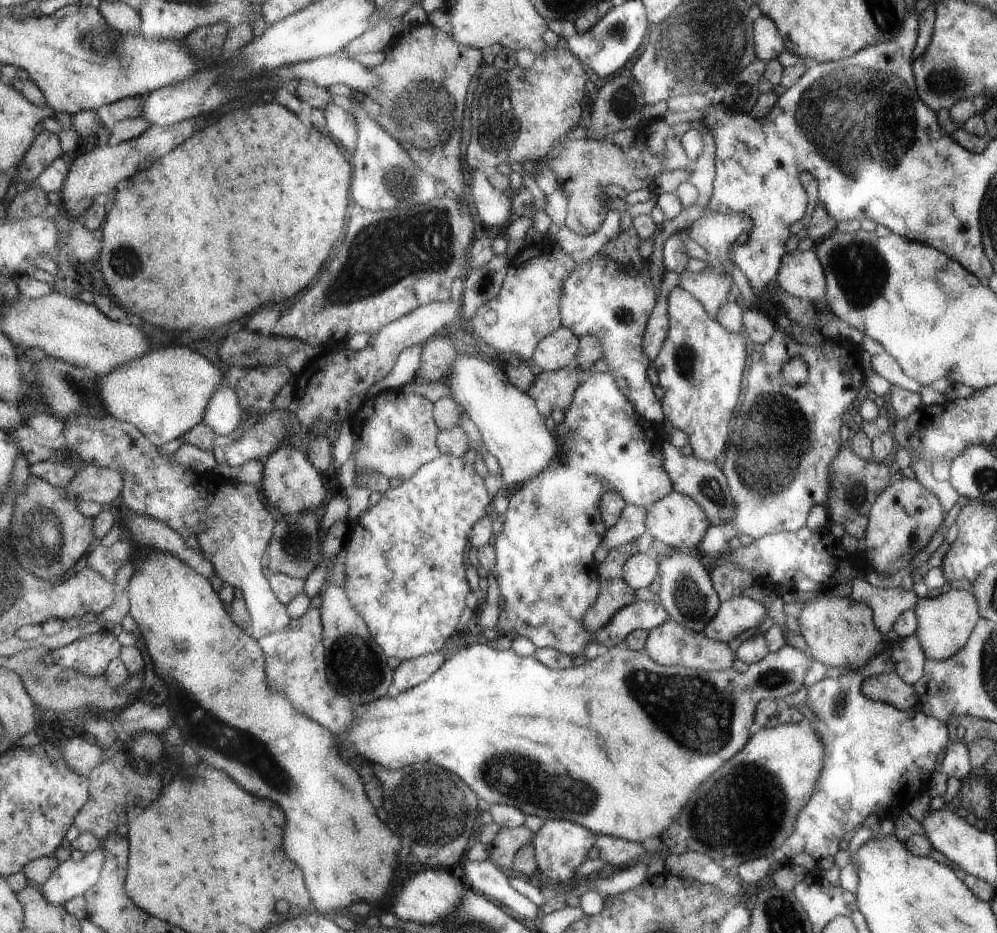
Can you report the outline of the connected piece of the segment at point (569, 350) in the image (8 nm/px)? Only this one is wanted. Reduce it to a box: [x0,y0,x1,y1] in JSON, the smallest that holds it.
[527,327,579,371]

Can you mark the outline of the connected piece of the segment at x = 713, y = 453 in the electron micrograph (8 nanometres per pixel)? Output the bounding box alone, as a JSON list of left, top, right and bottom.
[650,286,746,462]

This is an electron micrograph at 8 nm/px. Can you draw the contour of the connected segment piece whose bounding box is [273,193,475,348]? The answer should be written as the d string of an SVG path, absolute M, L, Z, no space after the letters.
M445 193L436 198L433 202L425 202L424 205L415 205L411 210L381 210L375 212L368 210L363 214L357 214L353 218L349 218L349 236L345 230L345 238L341 238L341 242L337 242L337 246L333 246L333 262L329 262L329 266L325 266L325 274L321 274L321 278L317 278L317 282L313 282L313 286L309 286L309 290L299 298L299 302L291 308L289 314L285 314L277 324L273 334L277 336L285 336L285 338L297 338L313 348L321 348L321 346L330 346L335 342L344 342L353 338L359 332L366 333L369 336L379 334L385 326L389 326L392 322L411 314L413 310L431 304L431 302L447 302L451 300L451 286L457 278L463 279L467 276L467 252L470 252L471 244L473 244L473 217L475 216L470 200L467 203L461 201L454 194Z

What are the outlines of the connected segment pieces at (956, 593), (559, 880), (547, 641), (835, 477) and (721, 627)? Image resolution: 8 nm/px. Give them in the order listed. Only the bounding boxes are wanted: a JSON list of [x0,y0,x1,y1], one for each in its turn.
[[912,585,980,660],[531,820,595,888],[477,374,673,658],[824,444,894,540],[701,595,765,644]]

